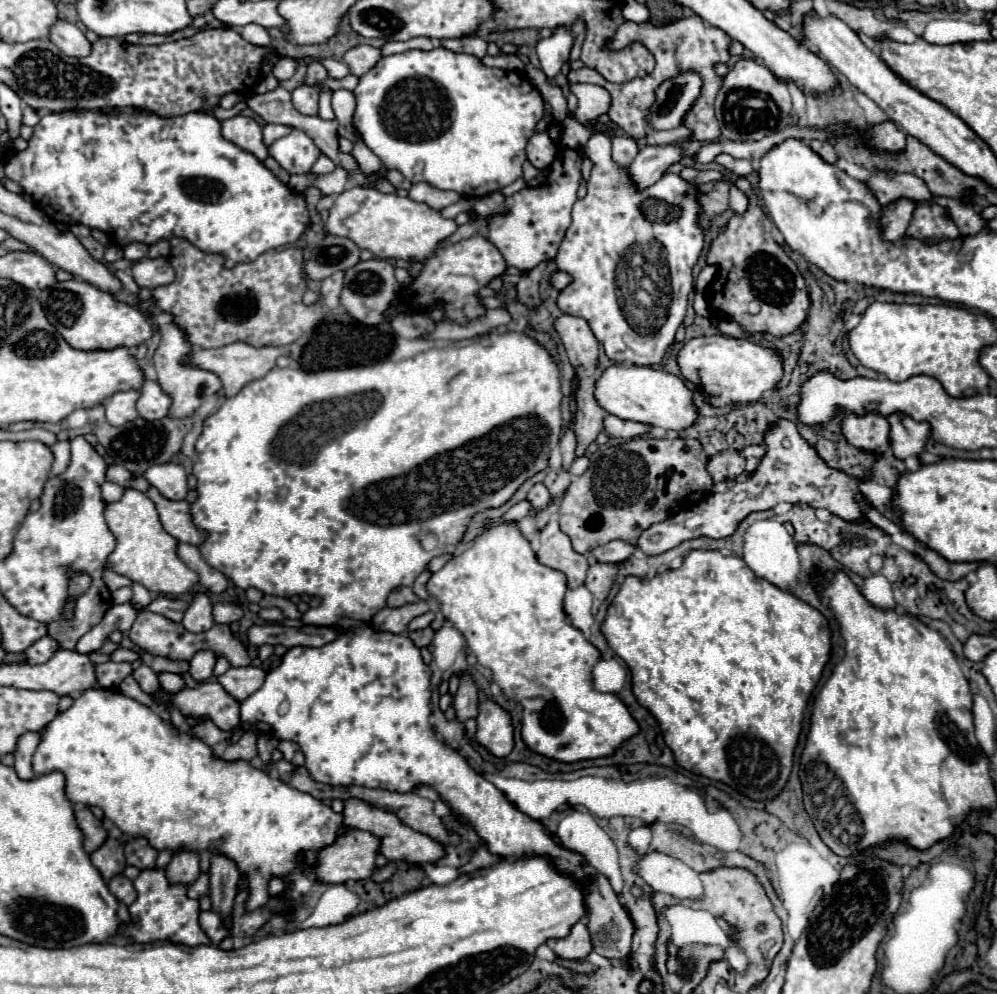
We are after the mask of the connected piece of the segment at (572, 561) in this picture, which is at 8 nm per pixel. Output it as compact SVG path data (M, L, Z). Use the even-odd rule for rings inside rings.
M558 520L546 524L546 528L540 532L540 546L536 550L536 558L540 564L564 572L568 578L568 588L578 588L580 584L584 584L588 560L584 554L578 554L572 548L568 536L560 532Z

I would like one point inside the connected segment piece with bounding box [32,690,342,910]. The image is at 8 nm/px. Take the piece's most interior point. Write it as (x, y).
(151, 781)

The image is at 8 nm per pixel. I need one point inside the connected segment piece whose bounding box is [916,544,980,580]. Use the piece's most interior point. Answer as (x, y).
(940, 566)

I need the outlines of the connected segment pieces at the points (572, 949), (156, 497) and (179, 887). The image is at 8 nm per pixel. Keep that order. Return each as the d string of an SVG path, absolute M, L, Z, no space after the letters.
M576 922L566 938L548 940L546 944L554 950L556 956L560 956L560 958L570 958L570 960L586 958L588 952L592 950L590 934L588 934L588 928L586 928L584 922Z
M154 486L148 488L146 496L156 504L156 510L158 510L164 530L168 534L172 534L178 542L188 542L188 544L198 546L204 540L204 532L192 524L192 518L188 512L190 510L188 502L184 502L184 500L172 502L172 500L164 498Z
M164 868L142 870L134 880L136 886L136 900L128 906L130 922L122 924L116 936L124 936L132 942L152 942L152 940L172 940L184 946L200 946L210 944L210 938L198 924L200 916L200 902L188 898L188 884L170 884L166 878Z

